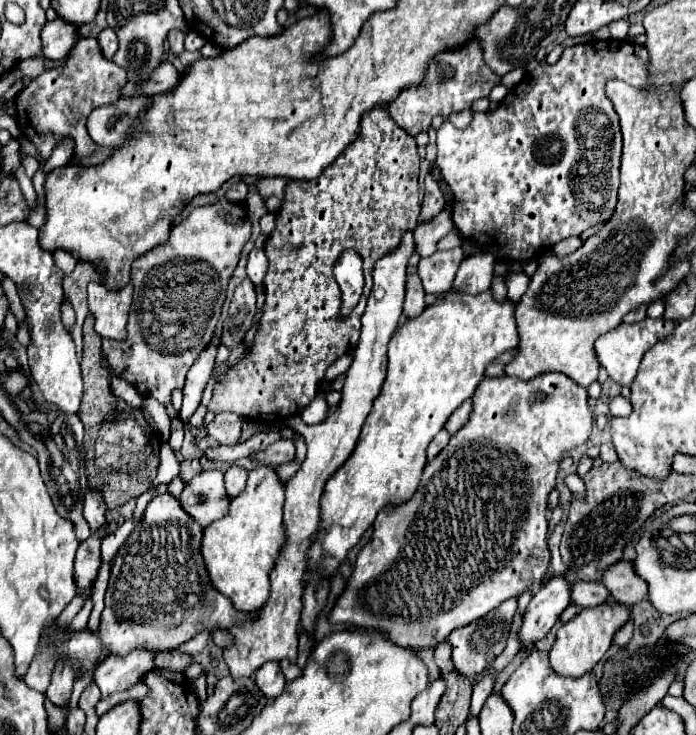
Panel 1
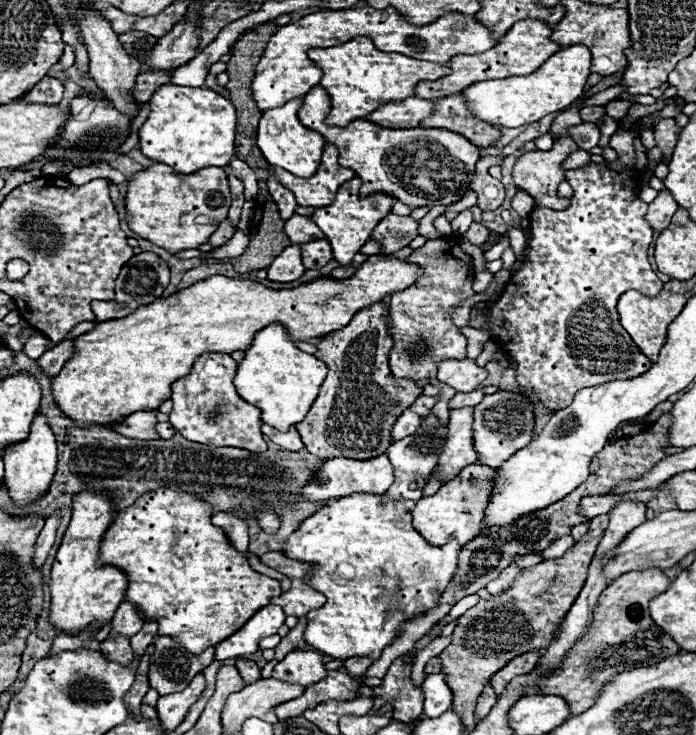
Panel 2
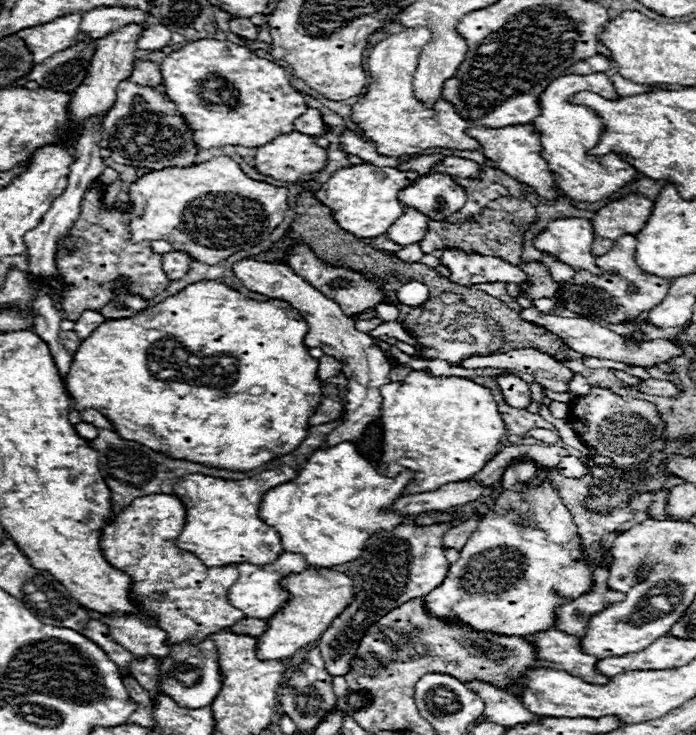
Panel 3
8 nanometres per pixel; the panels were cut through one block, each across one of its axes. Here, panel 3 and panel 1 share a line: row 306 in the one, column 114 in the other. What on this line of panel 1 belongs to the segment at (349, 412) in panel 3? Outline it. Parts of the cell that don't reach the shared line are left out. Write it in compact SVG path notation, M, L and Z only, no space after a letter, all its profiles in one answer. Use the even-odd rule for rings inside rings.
M90 282L88 286L88 308L96 318L96 332L102 338L124 340L126 338L126 322L132 304L132 284L124 290L110 292L104 284Z

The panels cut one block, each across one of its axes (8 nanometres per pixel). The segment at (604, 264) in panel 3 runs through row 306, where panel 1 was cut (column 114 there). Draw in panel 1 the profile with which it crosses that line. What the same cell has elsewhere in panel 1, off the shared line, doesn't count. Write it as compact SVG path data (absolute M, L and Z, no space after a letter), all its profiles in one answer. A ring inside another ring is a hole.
M168 492L156 496L142 518L140 524L134 526L132 534L126 538L124 546L120 548L118 556L114 558L110 586L106 592L106 608L102 612L102 622L98 632L82 630L76 634L68 634L68 630L56 630L54 624L42 634L42 642L52 640L58 648L58 654L68 654L70 664L76 674L88 674L94 670L96 658L102 654L106 646L110 646L110 654L126 656L130 650L138 646L148 646L152 650L170 650L178 648L180 644L194 638L204 628L208 632L214 630L228 630L236 624L252 620L256 614L240 614L232 608L230 598L220 594L208 580L208 572L204 568L204 560L200 554L200 540L202 528L182 510L180 502L170 496Z

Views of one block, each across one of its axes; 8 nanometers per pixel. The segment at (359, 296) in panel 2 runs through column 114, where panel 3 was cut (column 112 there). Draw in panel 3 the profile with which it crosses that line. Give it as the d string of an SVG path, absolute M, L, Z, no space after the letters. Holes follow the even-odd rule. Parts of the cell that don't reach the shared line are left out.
M202 280L200 284L190 284L184 290L180 290L176 296L170 296L154 306L148 306L146 310L142 310L130 318L106 320L104 324L100 324L78 346L74 360L70 364L70 372L64 376L64 386L66 386L66 392L74 398L78 412L82 412L86 408L94 408L94 410L102 412L114 424L114 430L120 436L126 436L126 440L146 444L148 448L154 448L156 452L162 452L166 456L174 456L176 460L198 460L198 464L234 470L234 472L254 470L254 468L262 466L264 462L270 462L274 458L290 454L290 450L298 448L298 444L308 434L308 428L310 428L308 418L316 412L316 408L322 400L322 386L316 376L318 360L312 358L308 354L308 348L304 346L306 332L308 332L306 322L300 318L300 314L290 304L286 304L282 300L256 302L256 300L242 296L240 292L236 292L232 288L226 288L224 284L214 284L210 280Z

